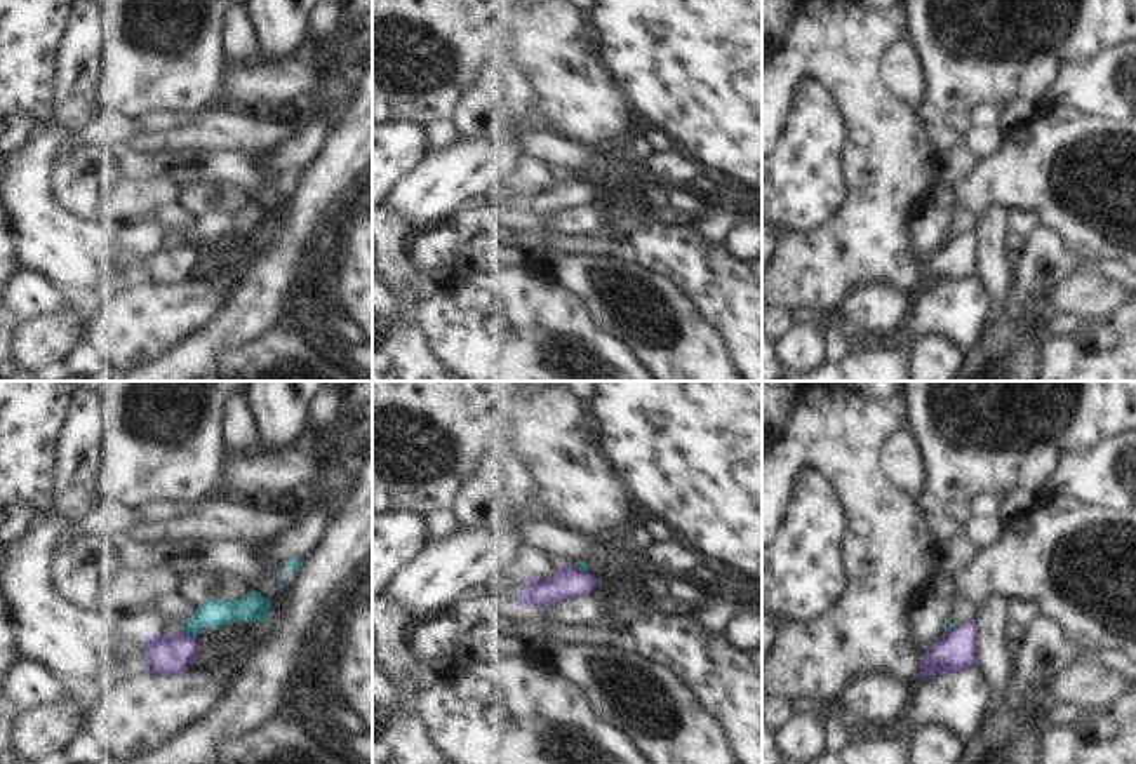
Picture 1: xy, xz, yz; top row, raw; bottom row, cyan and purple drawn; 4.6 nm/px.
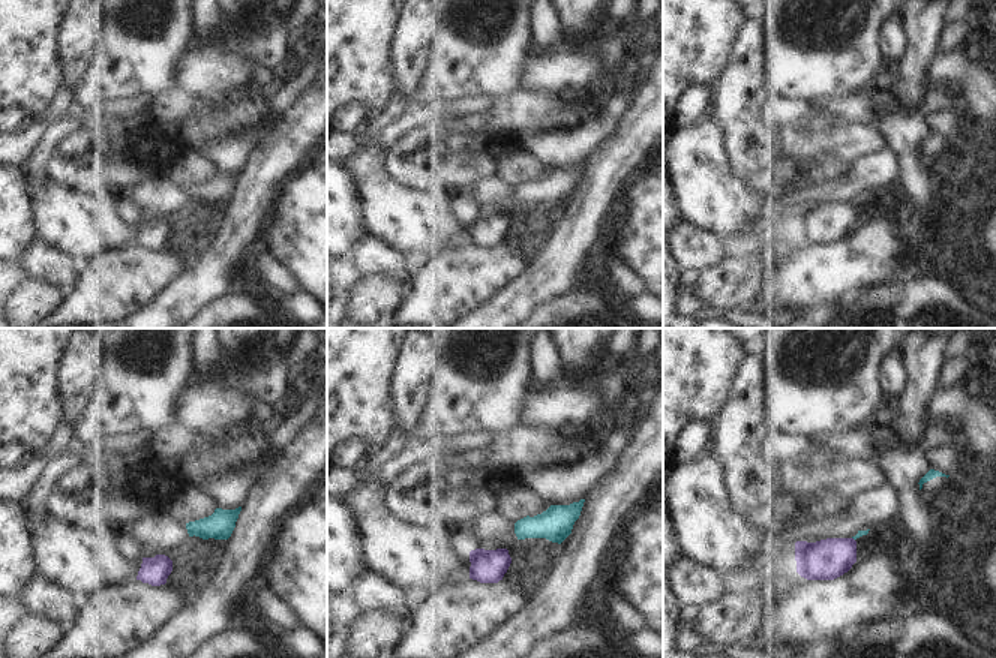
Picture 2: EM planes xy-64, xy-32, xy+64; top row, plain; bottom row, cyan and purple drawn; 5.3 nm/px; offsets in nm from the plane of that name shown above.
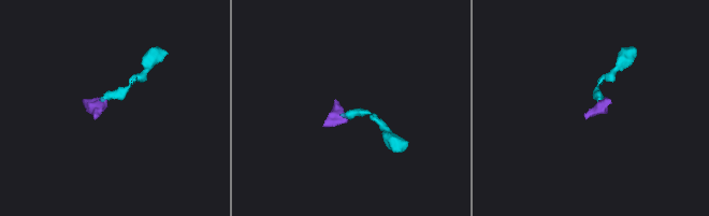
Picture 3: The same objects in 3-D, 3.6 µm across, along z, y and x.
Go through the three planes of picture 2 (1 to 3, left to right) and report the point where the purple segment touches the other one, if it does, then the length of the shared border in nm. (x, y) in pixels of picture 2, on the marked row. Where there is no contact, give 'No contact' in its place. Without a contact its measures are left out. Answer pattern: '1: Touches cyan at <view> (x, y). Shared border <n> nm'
1: No contact
2: No contact
3: No contact.

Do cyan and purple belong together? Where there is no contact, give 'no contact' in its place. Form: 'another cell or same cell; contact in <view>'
another cell; contact in xy

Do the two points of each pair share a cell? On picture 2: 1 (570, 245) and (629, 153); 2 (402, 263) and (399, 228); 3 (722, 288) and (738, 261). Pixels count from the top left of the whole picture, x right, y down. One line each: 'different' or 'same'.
1: same
2: different
3: same

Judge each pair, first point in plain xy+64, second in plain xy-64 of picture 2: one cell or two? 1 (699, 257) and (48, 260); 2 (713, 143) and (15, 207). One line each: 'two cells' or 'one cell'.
1: one cell
2: two cells

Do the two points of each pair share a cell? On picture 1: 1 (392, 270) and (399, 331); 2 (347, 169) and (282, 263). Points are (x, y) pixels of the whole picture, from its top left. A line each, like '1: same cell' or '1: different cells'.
1: same cell
2: same cell

